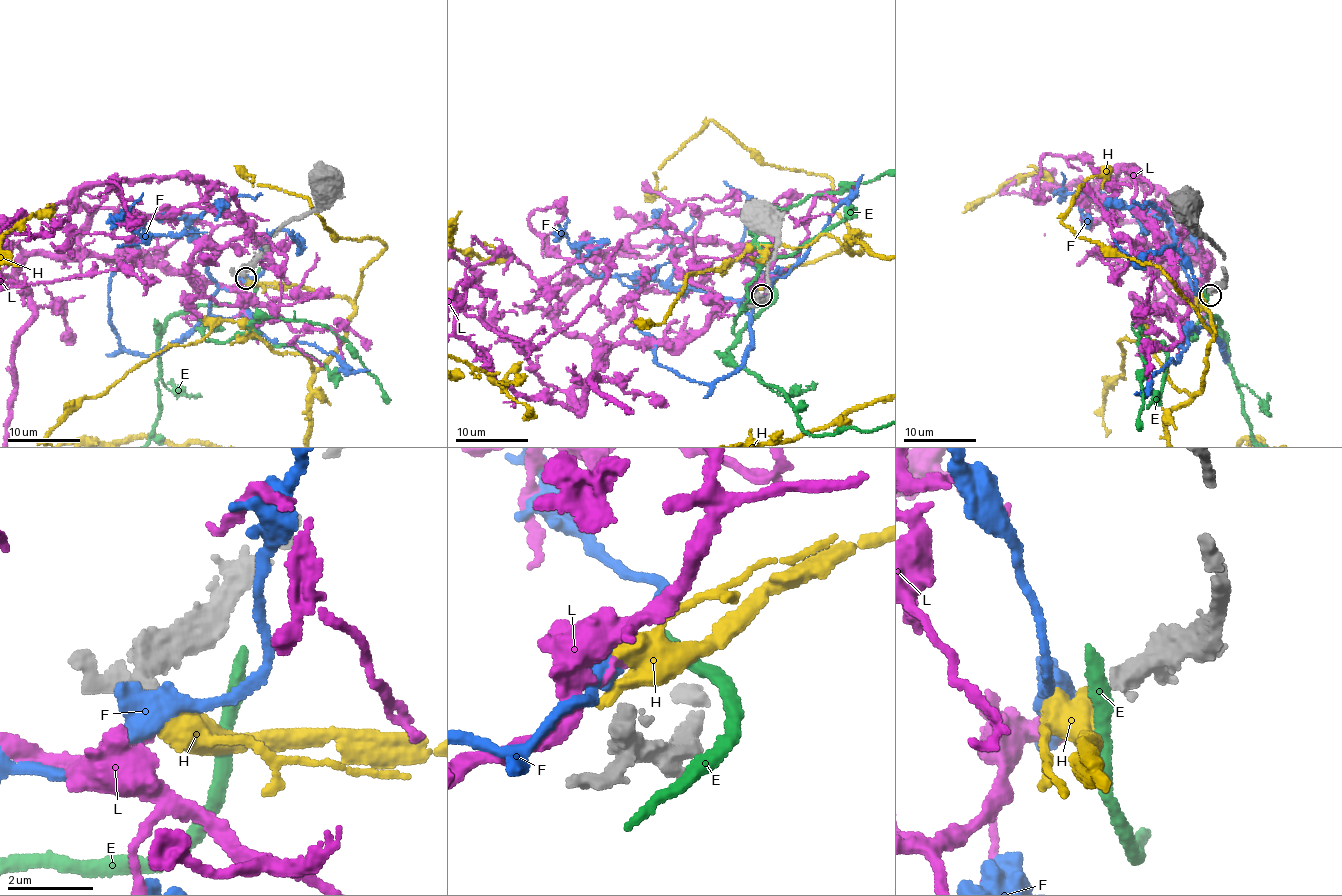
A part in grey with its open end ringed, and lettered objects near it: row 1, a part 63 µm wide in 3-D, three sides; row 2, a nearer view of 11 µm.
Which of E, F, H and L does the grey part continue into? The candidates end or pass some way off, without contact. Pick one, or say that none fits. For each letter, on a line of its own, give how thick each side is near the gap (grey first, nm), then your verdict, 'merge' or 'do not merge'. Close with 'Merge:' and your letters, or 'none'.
E: calibres 420 and 320 nm; do not merge
F: calibres 420 and 440 nm; do not merge
H: calibres 420 and 800 nm; do not merge
L: calibres 420 and 180 nm; do not merge
Merge: none

